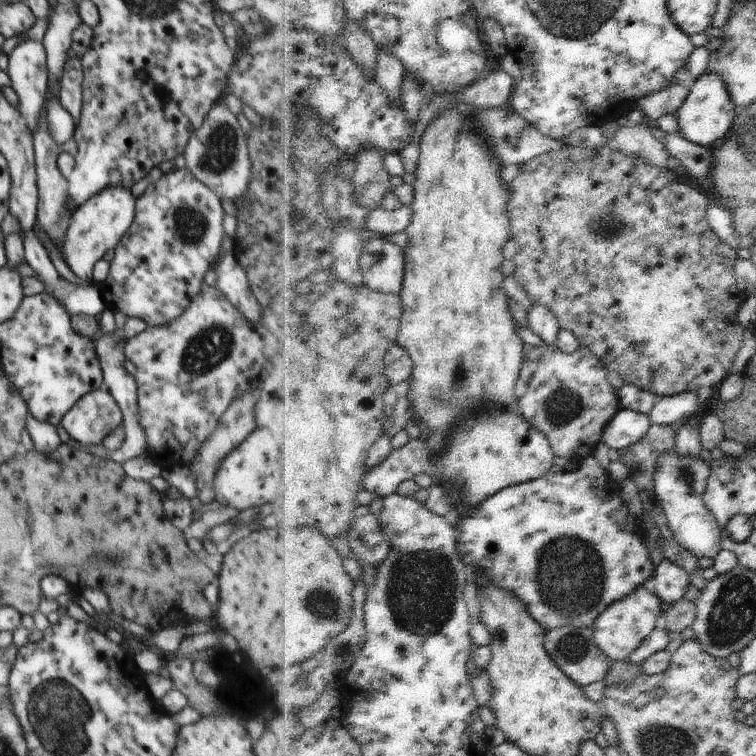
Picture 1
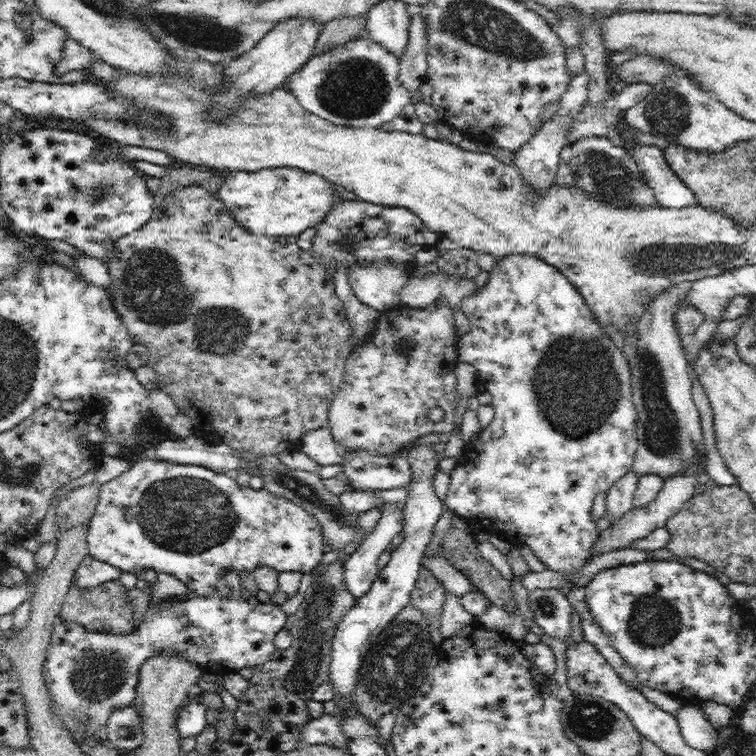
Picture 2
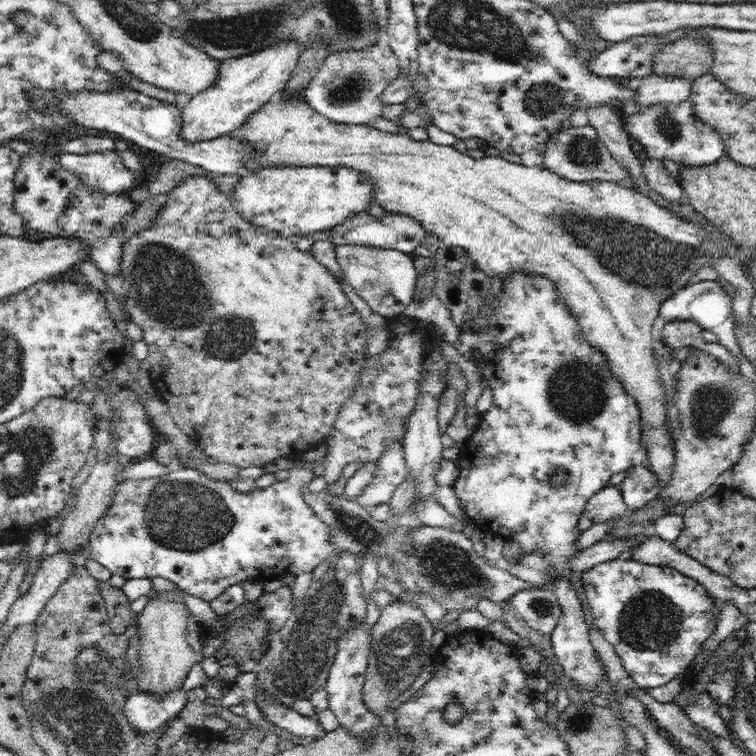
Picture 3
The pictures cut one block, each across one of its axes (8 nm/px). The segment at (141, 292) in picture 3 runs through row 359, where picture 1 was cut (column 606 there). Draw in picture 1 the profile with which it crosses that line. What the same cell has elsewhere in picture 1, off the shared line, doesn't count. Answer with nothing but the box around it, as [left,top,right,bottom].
[510,147,744,397]

